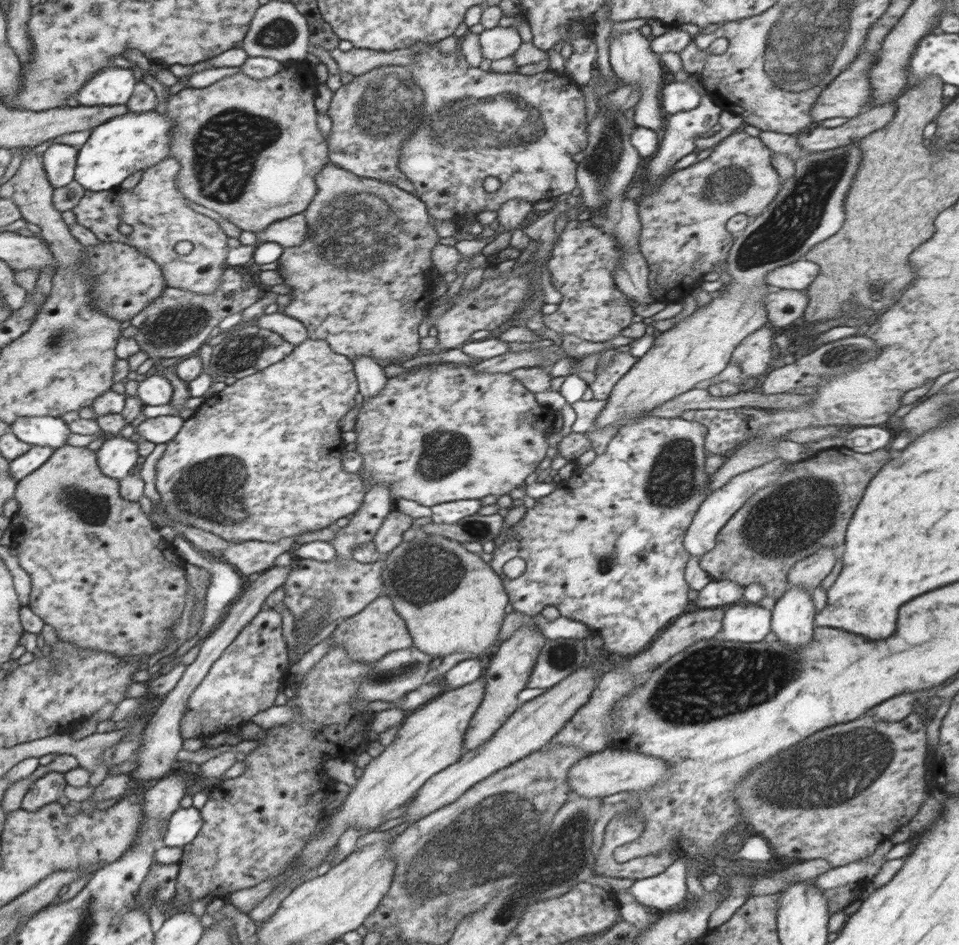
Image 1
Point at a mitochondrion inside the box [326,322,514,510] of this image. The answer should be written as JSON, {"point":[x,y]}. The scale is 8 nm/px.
{"point":[442,452]}

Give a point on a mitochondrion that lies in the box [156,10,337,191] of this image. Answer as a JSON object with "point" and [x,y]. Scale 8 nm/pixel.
{"point":[279,32]}

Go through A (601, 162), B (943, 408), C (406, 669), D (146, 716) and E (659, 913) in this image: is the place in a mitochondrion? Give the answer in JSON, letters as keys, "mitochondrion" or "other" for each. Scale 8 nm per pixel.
{"A":"mitochondrion","B":"mitochondrion","C":"mitochondrion","D":"other","E":"other"}

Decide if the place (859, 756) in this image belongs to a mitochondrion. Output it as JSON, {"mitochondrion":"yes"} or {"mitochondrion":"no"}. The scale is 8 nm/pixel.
{"mitochondrion":"yes"}

